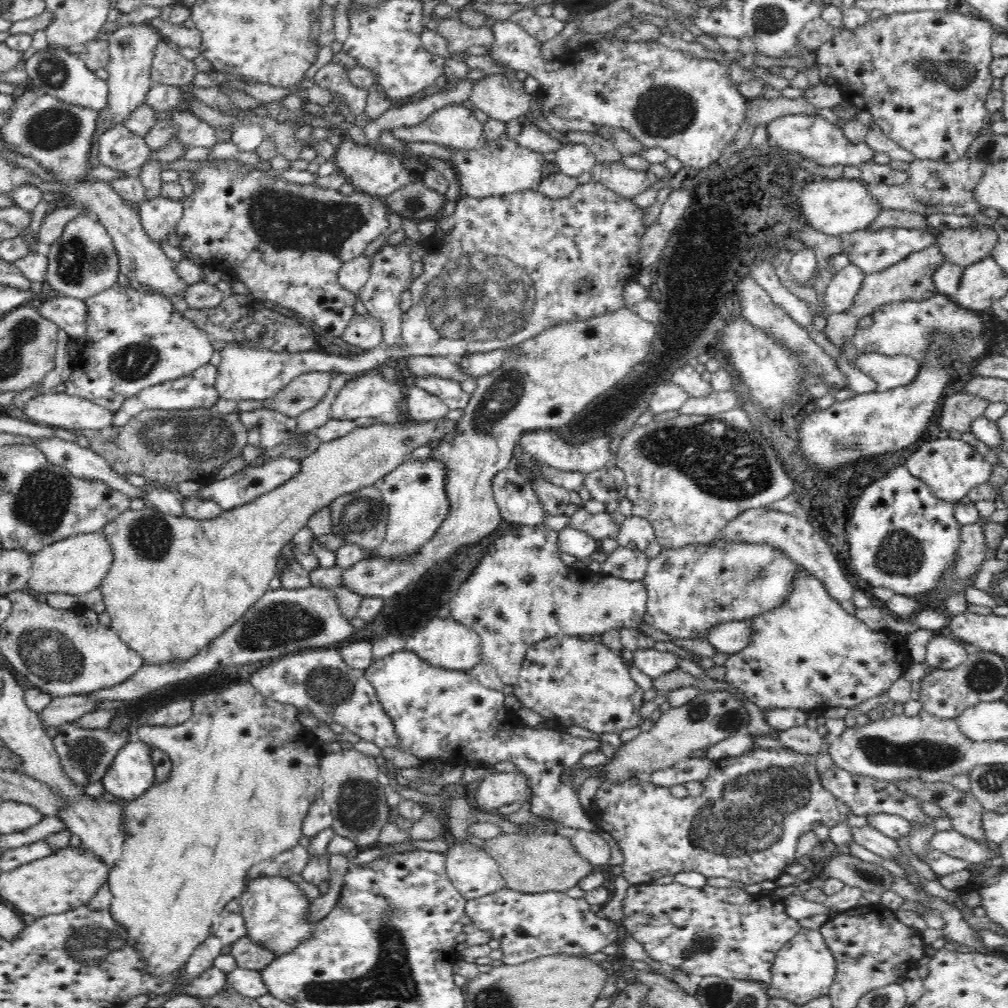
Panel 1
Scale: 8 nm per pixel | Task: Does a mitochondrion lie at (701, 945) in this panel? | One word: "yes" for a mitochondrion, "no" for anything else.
yes

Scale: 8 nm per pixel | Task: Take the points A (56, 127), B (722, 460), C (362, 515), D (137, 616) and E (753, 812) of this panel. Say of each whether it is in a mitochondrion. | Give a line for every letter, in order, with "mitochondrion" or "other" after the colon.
A: mitochondrion
B: mitochondrion
C: mitochondrion
D: other
E: mitochondrion

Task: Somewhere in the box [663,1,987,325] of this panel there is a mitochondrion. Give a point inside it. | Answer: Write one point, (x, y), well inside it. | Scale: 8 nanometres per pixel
(952, 74)

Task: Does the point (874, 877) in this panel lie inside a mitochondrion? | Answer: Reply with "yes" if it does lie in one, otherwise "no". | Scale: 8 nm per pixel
yes

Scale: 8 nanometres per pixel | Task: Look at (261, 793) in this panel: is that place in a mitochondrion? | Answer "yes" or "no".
yes

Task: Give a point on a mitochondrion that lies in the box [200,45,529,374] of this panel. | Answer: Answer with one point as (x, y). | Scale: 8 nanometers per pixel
(285, 219)

